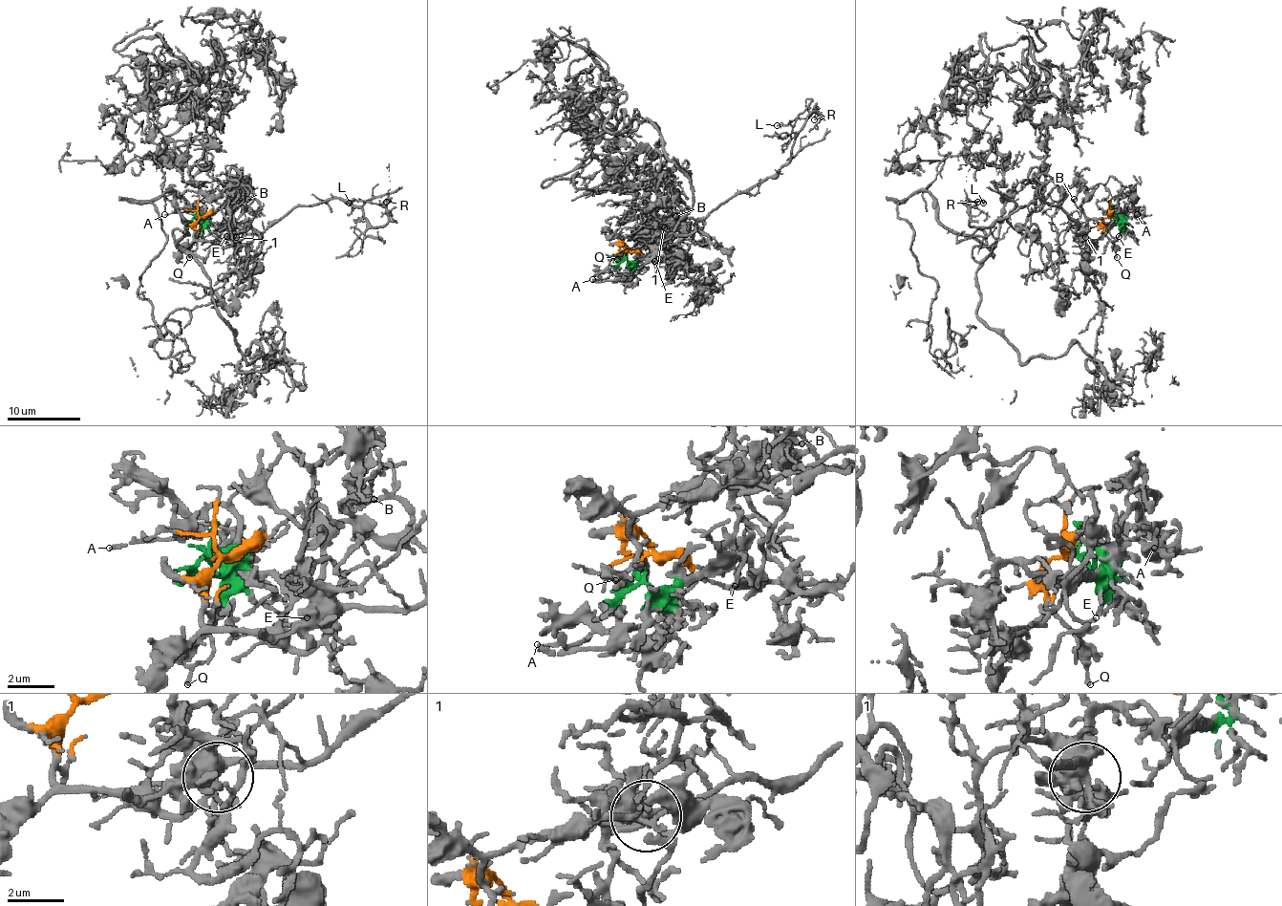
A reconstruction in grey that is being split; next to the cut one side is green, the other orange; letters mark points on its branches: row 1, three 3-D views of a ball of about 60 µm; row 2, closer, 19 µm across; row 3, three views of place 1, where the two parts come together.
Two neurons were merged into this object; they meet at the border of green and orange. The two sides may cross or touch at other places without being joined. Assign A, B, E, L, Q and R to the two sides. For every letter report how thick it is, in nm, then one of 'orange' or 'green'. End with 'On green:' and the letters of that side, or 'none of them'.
A: calibre 140 nm; green
B: calibre 150 nm; green
E: calibre 100 nm; green
L: calibre 190 nm; orange
Q: calibre 100 nm; orange
R: calibre 100 nm; orange
On green: A, B, E

